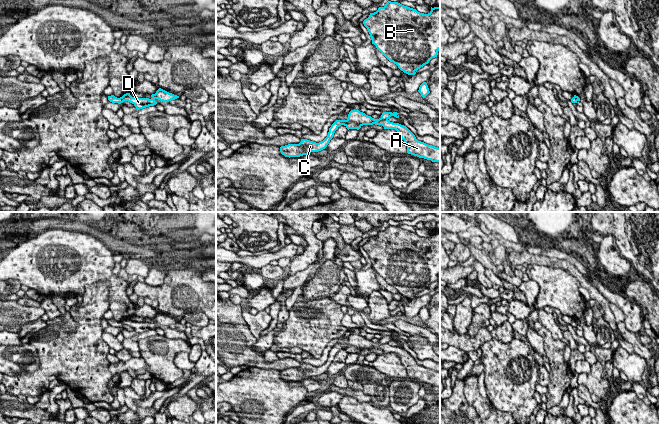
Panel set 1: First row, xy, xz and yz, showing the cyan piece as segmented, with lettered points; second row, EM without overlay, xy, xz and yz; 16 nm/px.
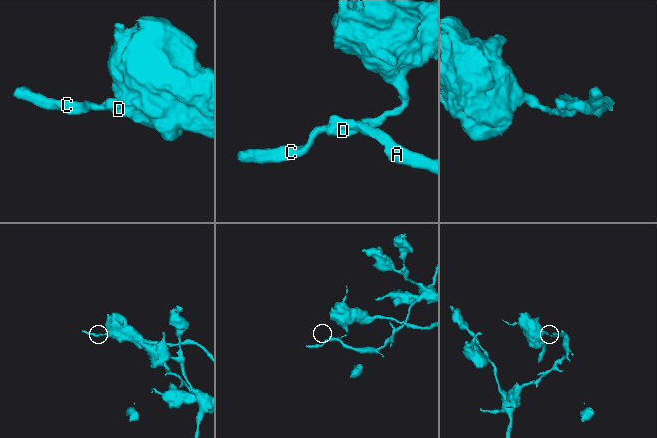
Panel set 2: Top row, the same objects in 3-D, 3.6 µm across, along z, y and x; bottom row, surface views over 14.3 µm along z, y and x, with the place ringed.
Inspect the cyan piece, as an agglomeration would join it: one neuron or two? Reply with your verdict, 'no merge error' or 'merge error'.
merge error

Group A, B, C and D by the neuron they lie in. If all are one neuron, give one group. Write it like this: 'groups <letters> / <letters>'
groups A C / B D

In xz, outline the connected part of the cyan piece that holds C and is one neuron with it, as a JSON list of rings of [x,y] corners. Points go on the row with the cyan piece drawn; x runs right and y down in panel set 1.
[[[351,110],[348,114],[347,120],[336,120],[329,128],[328,135],[323,141],[316,143],[307,139],[302,139],[299,144],[281,146],[280,152],[285,157],[290,158],[321,151],[327,147],[330,140],[333,138],[335,131],[341,125],[346,126],[349,122],[356,122],[360,124],[374,123],[382,125],[384,129],[395,129],[400,134],[401,139],[405,142],[408,154],[440,163],[440,148],[418,141],[415,135],[404,125],[393,123],[389,120],[383,120],[382,118],[374,119],[359,110]]]

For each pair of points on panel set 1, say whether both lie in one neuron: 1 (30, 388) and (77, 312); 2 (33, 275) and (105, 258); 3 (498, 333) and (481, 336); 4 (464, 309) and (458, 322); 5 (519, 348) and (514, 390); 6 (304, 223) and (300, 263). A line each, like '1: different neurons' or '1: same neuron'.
1: same neuron
2: same neuron
3: different neurons
4: same neuron
5: same neuron
6: same neuron

